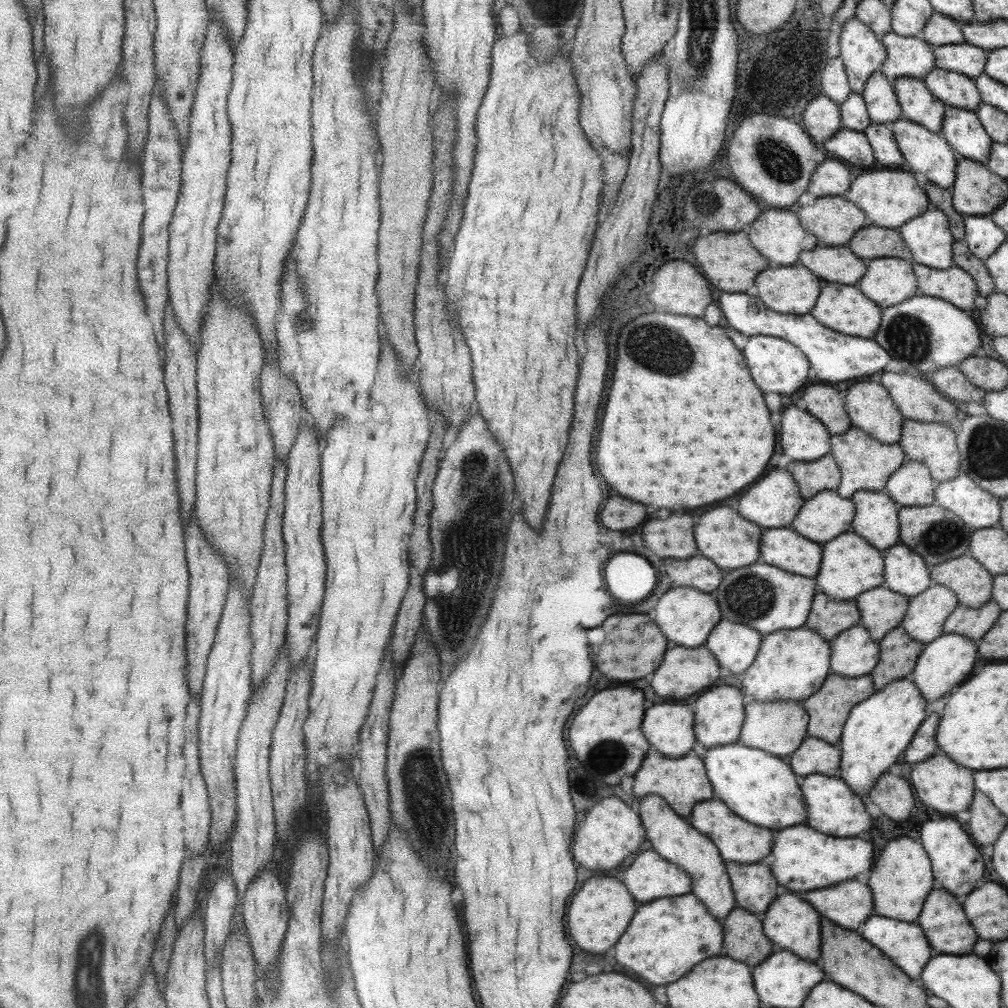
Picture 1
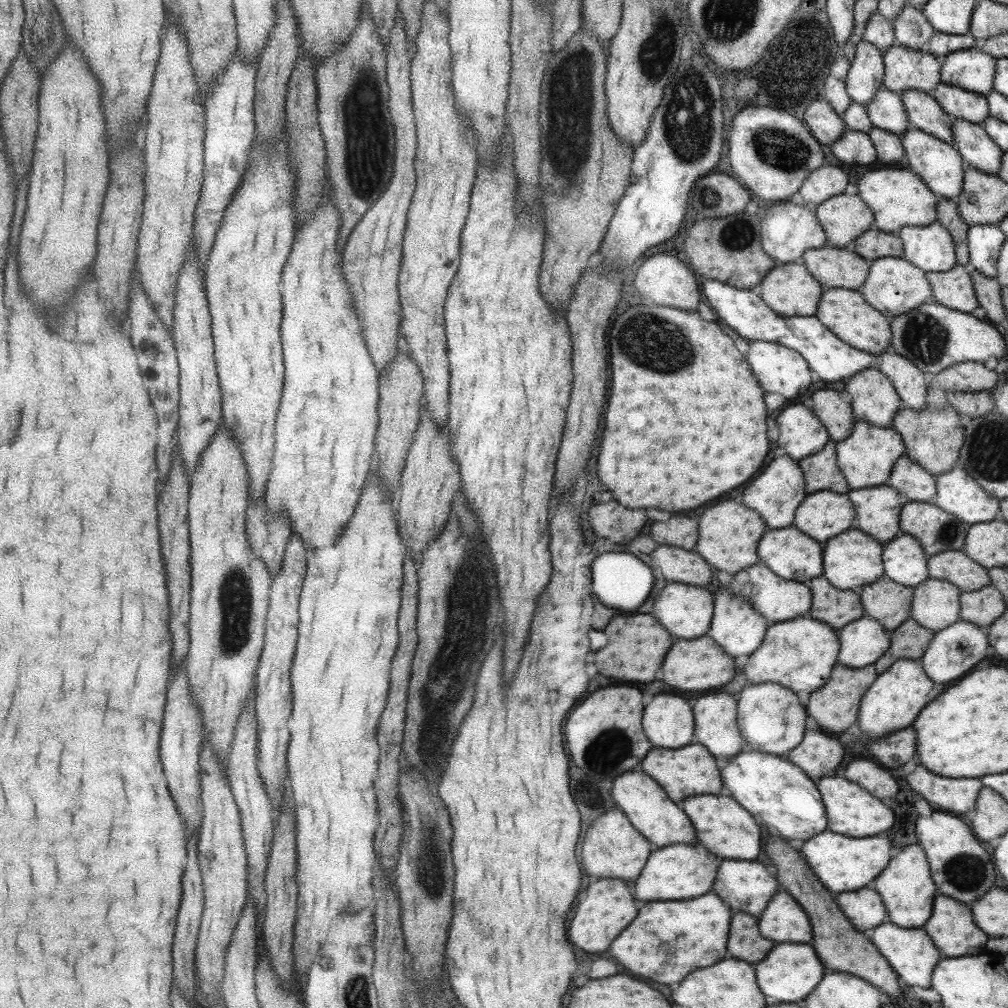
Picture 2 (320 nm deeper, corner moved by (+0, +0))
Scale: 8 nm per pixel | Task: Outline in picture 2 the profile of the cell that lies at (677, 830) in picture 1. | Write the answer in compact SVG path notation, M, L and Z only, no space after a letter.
M622 772L612 780L611 798L615 800L617 809L621 810L635 827L651 844L655 846L697 843L695 829L691 826L689 818L683 814L679 805L667 798L665 791L653 778L647 778L644 772Z

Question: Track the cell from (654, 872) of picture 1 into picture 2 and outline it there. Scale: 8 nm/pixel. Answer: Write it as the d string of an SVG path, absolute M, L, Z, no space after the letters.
M699 842L695 846L687 843L662 846L649 854L645 868L633 884L633 896L639 900L683 900L701 896L713 886L717 866L719 860Z

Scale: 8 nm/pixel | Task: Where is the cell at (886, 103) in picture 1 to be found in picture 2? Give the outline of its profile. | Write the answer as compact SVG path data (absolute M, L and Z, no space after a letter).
M884 86L877 89L875 96L865 107L869 122L881 130L901 135L910 124L900 95Z

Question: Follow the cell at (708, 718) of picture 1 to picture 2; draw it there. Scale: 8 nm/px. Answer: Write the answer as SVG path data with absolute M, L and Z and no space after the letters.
M719 692L719 694L705 694L699 696L693 704L694 716L694 742L703 745L714 758L731 758L742 751L747 744L741 738L741 733L736 723L735 698L731 694Z

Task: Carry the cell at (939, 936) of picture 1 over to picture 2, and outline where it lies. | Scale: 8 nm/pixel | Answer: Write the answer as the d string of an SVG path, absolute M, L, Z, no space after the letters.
M935 896L933 912L923 926L943 956L975 956L983 954L987 934L971 920L971 910L947 896Z

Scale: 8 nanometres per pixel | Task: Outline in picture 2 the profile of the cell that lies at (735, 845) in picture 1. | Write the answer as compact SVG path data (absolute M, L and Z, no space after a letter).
M695 795L679 802L679 808L689 816L695 829L697 842L703 844L709 852L723 859L753 860L761 850L761 828L755 818L747 814L742 806L729 796Z

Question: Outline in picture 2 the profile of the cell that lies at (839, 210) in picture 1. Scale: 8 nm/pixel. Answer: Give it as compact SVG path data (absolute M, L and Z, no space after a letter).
M839 194L827 198L821 202L814 211L816 220L825 233L827 245L845 249L850 242L854 242L863 232L872 228L873 214L871 210L857 196L847 196L847 194Z

